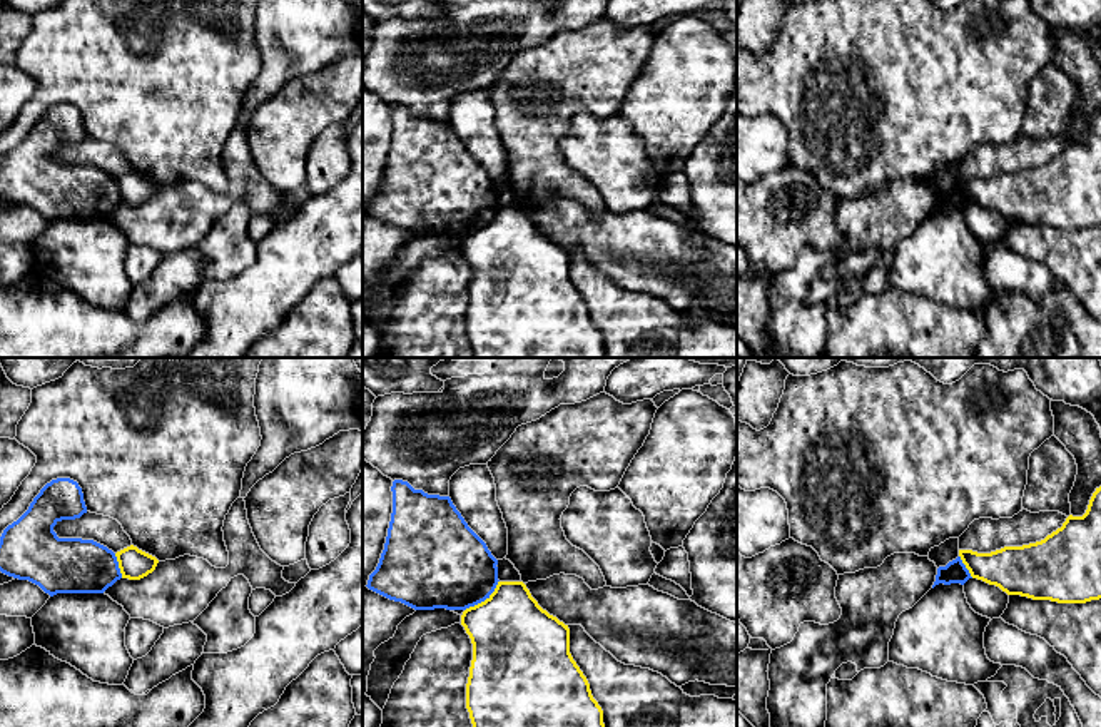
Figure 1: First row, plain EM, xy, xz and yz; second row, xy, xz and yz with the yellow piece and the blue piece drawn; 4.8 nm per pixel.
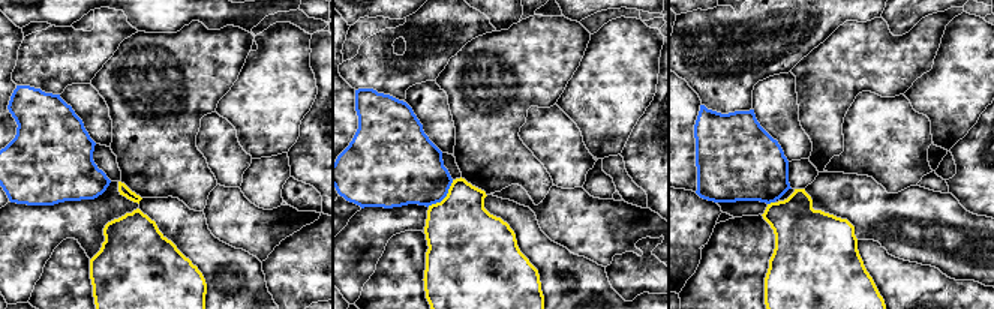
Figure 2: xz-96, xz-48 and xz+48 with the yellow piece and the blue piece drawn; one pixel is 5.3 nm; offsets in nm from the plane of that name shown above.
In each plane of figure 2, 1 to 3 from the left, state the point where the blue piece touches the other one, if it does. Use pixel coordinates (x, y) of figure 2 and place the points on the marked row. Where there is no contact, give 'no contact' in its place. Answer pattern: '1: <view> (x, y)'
1: no contact
2: xz-48 (446, 197)
3: xz+48 (771, 203)

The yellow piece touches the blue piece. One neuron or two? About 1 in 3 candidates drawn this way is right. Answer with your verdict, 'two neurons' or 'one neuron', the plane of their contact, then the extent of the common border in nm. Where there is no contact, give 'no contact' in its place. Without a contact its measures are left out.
two neurons | xz | 220 nm

